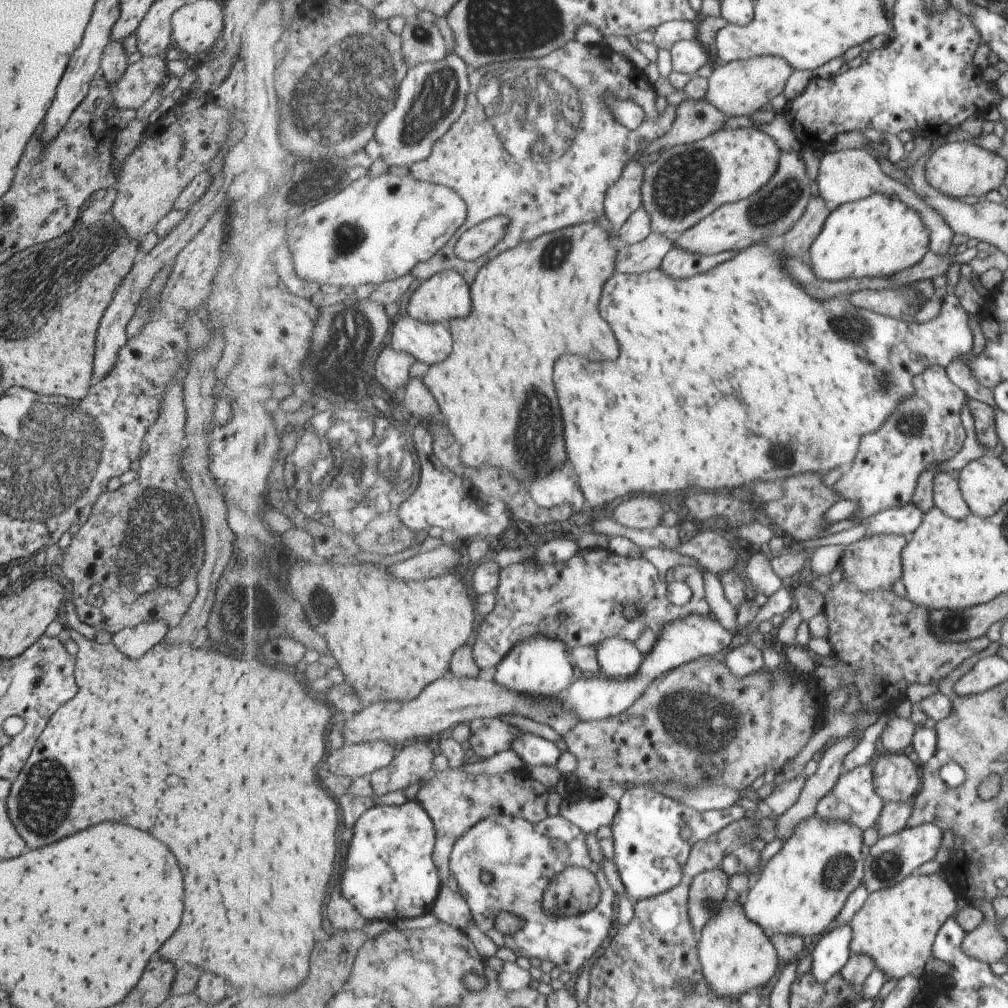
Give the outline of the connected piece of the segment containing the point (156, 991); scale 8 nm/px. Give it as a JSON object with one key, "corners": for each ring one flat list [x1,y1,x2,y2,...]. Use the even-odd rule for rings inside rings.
{"corners":[[155,958,155,960,149,960,149,964,145,966,141,978,139,978,139,988,143,992,149,992,149,996,161,1004,167,994,169,994,169,986,171,986,171,980,175,976,175,968,171,962,167,960,161,960,161,958]]}

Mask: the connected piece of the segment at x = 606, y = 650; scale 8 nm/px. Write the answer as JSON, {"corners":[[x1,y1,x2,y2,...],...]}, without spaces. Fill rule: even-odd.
{"corners":[[613,637,597,646,601,673,614,679,627,678,640,670,644,654,633,641]]}

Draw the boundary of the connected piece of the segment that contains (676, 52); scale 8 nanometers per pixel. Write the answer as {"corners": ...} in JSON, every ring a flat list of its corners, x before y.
{"corners":[[698,38,679,41,671,51,671,65,677,72,694,75,701,66,709,62,707,48]]}

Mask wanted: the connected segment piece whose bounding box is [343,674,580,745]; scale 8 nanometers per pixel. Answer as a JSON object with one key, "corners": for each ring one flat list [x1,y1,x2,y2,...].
{"corners":[[445,675,425,687,425,690,410,701,379,701,364,707,361,712,350,715,346,720,343,734,345,742,366,743,387,741,391,744,416,738,435,741,438,734,453,729,457,724,470,724,477,719,501,718,509,714,520,714,534,721,549,724,565,738,579,723,580,716,564,707,563,697,546,699,520,693,497,682,494,678,459,678]]}

